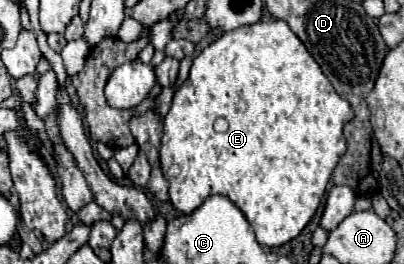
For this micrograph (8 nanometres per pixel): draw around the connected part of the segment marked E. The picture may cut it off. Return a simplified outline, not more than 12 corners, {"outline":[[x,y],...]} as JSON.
{"outline":[[284,20],[224,32],[164,118],[170,202],[296,238],[354,118]]}

